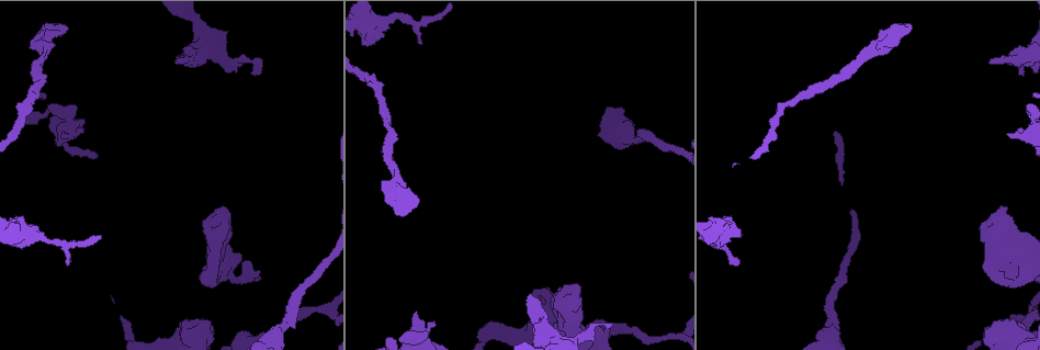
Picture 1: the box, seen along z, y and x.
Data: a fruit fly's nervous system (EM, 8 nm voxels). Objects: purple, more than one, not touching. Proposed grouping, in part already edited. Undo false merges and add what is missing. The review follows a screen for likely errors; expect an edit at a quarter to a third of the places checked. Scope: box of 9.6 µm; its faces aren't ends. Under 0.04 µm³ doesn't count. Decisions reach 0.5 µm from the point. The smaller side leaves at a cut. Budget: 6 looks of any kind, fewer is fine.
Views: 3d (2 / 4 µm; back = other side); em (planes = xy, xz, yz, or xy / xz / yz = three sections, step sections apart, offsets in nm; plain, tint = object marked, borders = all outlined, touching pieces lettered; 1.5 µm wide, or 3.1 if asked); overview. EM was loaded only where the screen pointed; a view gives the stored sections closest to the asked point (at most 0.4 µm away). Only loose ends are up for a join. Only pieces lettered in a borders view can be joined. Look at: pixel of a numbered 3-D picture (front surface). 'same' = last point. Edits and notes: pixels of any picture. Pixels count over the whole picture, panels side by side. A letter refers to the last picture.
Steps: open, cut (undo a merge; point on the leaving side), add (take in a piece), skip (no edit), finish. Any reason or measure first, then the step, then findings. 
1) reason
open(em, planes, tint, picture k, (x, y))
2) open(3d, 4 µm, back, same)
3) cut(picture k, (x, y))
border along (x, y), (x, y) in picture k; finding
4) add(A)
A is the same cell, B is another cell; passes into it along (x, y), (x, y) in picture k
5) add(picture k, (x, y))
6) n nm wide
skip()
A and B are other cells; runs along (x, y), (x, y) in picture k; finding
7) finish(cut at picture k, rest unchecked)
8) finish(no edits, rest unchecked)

an open end
open(em, planes, borders, picture 1, (414, 313))

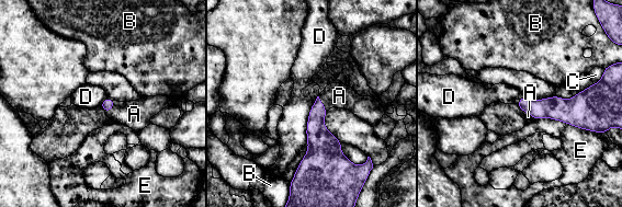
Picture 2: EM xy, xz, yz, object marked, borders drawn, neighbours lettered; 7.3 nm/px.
add(A)
A is the same cell, B, C, D and E are other cells; passes into it along (108, 104), (113, 108), (134, 114) in picture 2; it goes on there

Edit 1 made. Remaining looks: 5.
open(overview)

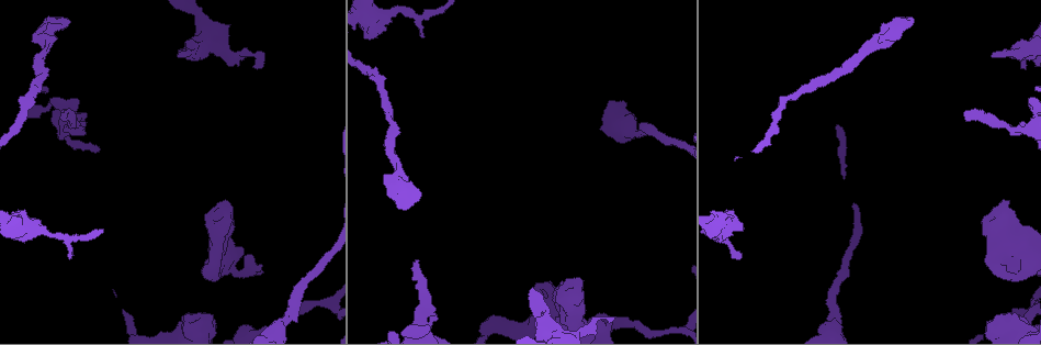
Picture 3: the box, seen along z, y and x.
branch stops here
open(em, xy, step 8, borders, picture 3, (67, 21))

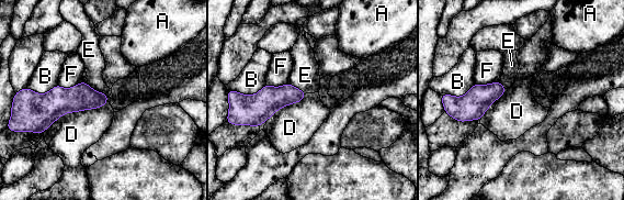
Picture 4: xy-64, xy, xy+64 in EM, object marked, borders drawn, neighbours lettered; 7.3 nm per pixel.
another direction
open(em, planes, borders, same)

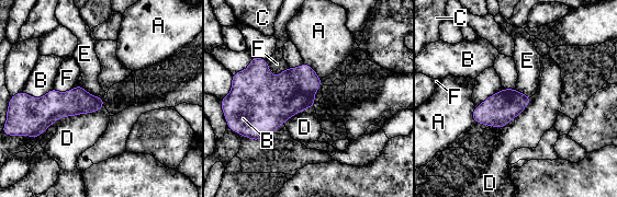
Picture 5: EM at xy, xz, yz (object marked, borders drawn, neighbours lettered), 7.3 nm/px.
skip()
A, B, C, D, E and F are other cells; border along (304, 61), (321, 79) in picture 5; none of them fits

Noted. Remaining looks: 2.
finish(add at picture 2, rest unchecked)

